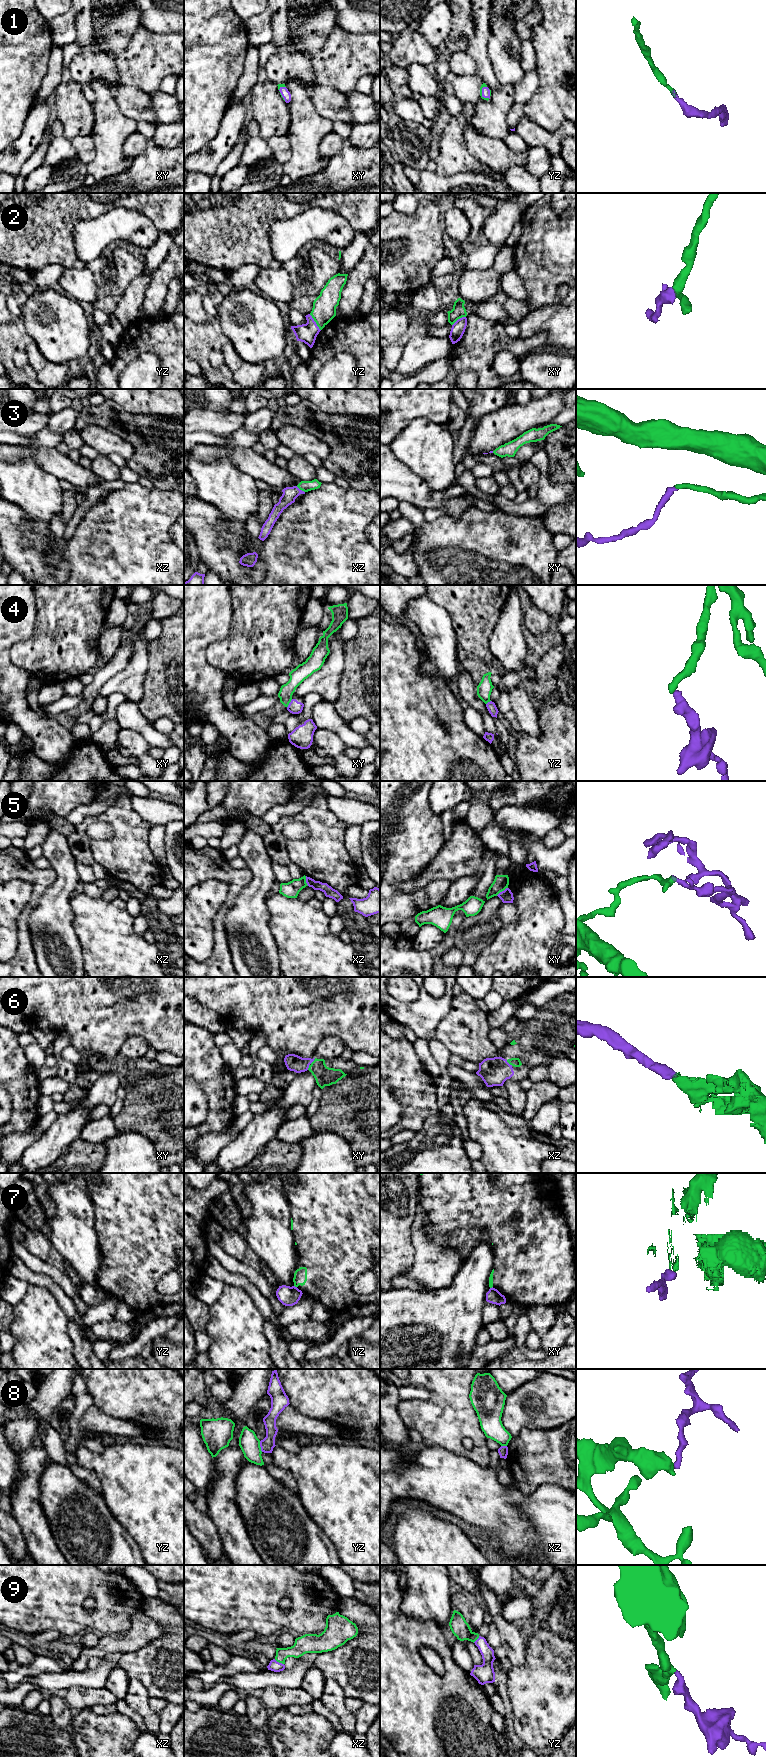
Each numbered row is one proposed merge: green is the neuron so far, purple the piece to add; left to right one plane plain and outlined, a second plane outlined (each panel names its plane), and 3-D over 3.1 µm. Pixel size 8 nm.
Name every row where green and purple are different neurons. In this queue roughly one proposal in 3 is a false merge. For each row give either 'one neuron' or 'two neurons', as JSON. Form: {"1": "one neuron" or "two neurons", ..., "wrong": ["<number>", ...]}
{"1": "one neuron", "2": "two neurons", "3": "one neuron", "4": "two neurons", "5": "two neurons", "6": "one neuron", "7": "two neurons", "8": "two neurons", "9": "one neuron", "wrong": ["2", "4", "5", "7", "8"]}

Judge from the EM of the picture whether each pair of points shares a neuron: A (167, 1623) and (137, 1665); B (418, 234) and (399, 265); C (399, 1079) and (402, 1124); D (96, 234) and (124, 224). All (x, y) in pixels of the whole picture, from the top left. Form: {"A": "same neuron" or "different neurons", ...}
{"A": "same neuron", "B": "same neuron", "C": "same neuron", "D": "same neuron"}

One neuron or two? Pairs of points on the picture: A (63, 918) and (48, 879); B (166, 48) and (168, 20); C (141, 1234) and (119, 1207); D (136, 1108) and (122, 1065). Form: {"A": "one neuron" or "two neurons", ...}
{"A": "two neurons", "B": "two neurons", "C": "one neuron", "D": "one neuron"}

